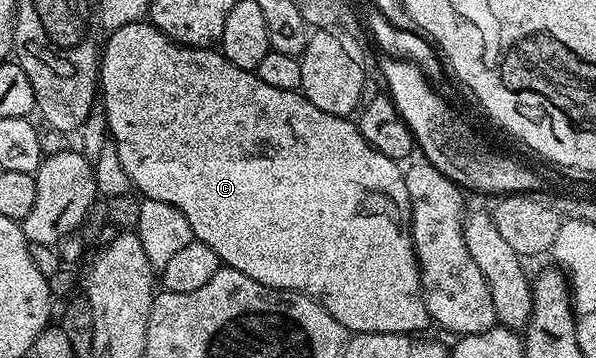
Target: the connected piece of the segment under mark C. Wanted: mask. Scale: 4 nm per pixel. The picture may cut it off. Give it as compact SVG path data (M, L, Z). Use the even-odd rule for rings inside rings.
M137 22L127 24L121 28L113 28L107 35L108 40L106 36L100 53L100 82L98 88L102 93L102 102L104 98L102 111L104 117L108 119L108 135L111 143L115 144L118 150L118 158L122 162L122 170L128 175L129 185L133 189L137 188L135 191L141 197L157 200L158 202L166 202L179 210L186 218L186 222L190 222L190 230L193 237L202 241L206 246L210 246L210 250L214 250L214 254L218 254L221 265L233 268L250 278L254 278L254 282L262 282L271 288L281 288L283 292L300 292L302 295L310 297L311 300L317 300L349 333L398 332L401 334L420 334L423 333L420 331L424 327L429 327L430 317L424 305L424 296L420 292L420 268L416 264L416 251L412 245L412 207L410 206L410 198L406 194L406 182L404 181L401 165L395 160L386 158L386 154L374 150L374 146L370 146L370 142L366 142L366 138L362 138L359 127L349 117L326 114L326 110L318 110L318 106L314 106L314 102L307 100L299 91L287 92L286 90L278 90L274 86L266 86L266 82L262 82L262 78L258 78L255 72L247 72L238 66L234 66L224 57L224 53L215 47L180 44L177 40L171 40L162 30L155 28L151 22Z

